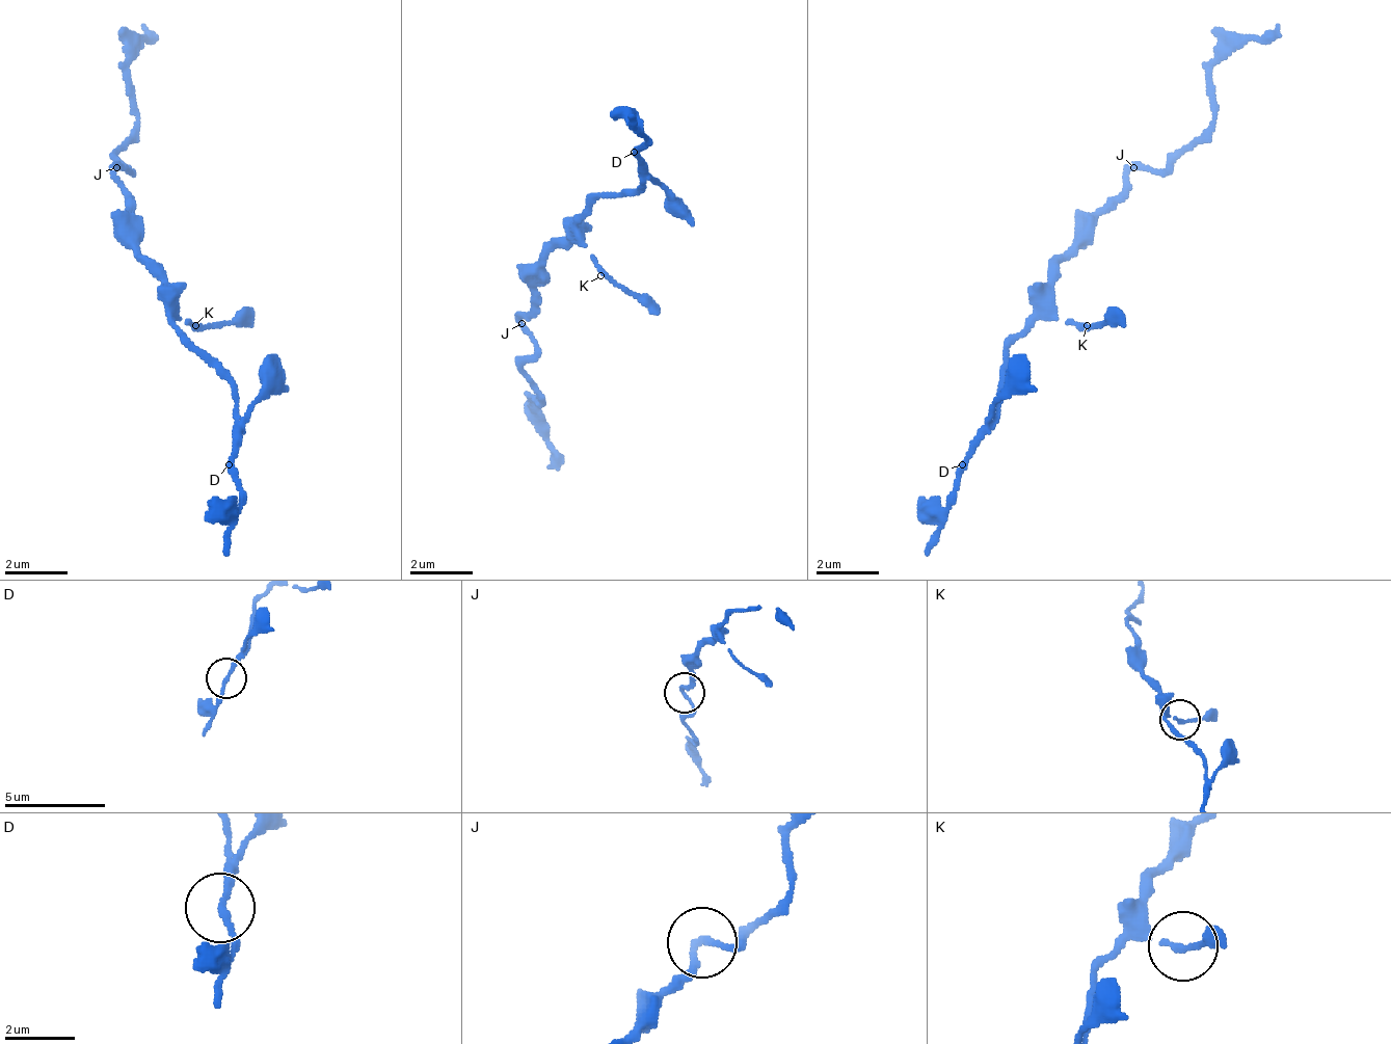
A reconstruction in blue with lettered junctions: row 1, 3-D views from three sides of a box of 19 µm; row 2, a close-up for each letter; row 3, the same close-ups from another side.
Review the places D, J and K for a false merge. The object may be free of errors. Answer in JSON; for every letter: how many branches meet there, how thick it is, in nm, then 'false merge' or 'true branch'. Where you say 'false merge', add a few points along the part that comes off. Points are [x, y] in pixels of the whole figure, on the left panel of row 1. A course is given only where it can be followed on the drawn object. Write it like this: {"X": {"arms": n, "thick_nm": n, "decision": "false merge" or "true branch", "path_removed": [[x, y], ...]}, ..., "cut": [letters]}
{"D": {"arms": 2, "thick_nm": 170, "decision": "true branch"}, "J": {"arms": 2, "thick_nm": 160, "decision": "true branch"}, "K": {"arms": 2, "thick_nm": 130, "decision": "true branch"}, "cut": []}

